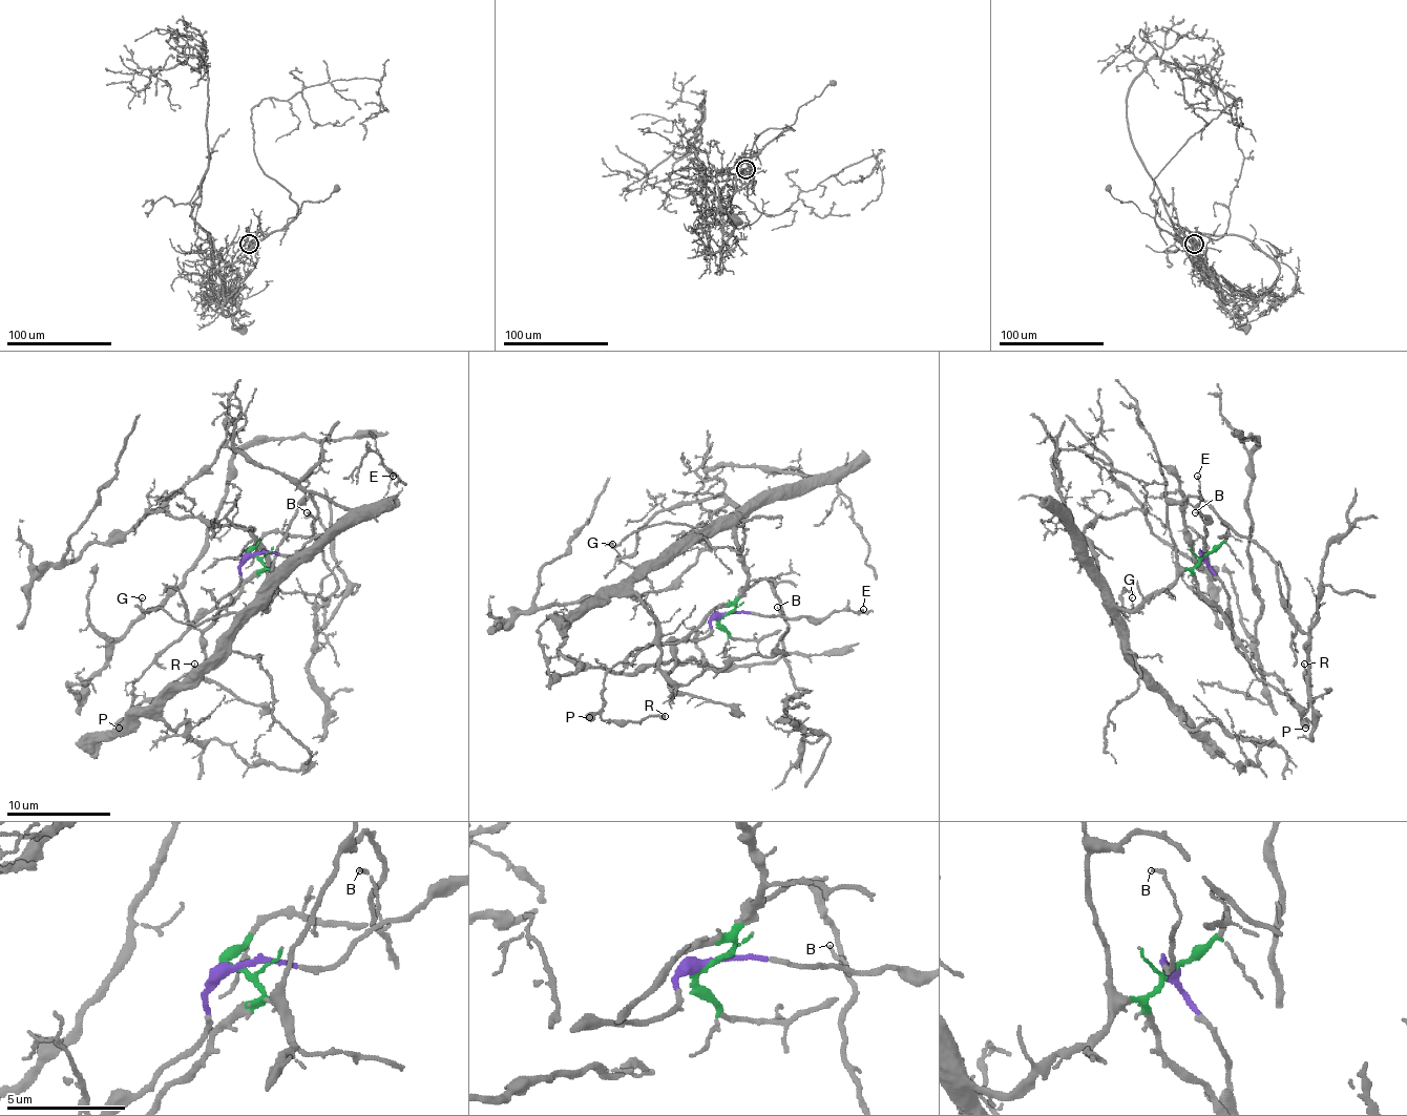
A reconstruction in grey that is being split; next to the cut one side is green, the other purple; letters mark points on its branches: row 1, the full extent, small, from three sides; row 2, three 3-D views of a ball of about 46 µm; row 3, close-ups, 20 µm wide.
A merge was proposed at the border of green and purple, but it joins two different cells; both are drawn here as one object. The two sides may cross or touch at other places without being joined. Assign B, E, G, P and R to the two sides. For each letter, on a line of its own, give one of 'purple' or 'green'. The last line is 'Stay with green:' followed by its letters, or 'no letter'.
B: purple
E: purple
G: green
P: purple
R: purple
Stay with green: G

